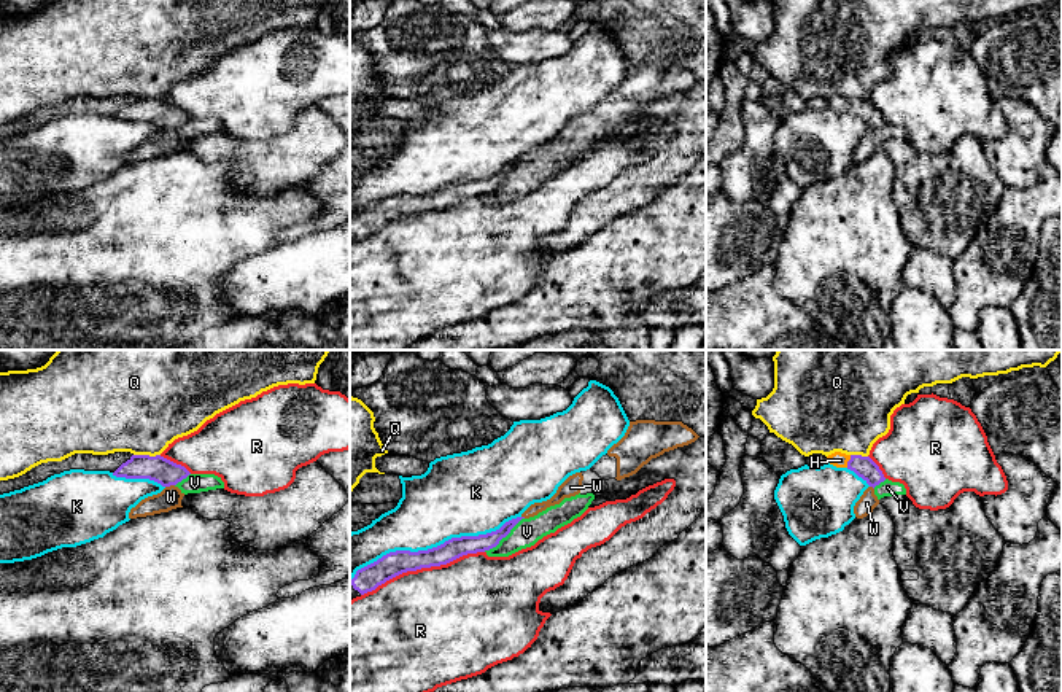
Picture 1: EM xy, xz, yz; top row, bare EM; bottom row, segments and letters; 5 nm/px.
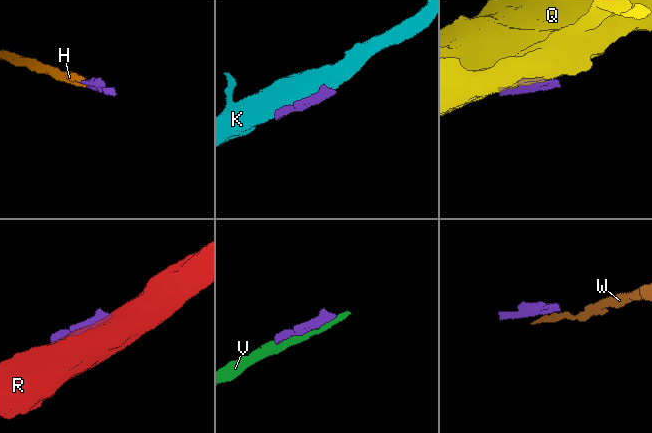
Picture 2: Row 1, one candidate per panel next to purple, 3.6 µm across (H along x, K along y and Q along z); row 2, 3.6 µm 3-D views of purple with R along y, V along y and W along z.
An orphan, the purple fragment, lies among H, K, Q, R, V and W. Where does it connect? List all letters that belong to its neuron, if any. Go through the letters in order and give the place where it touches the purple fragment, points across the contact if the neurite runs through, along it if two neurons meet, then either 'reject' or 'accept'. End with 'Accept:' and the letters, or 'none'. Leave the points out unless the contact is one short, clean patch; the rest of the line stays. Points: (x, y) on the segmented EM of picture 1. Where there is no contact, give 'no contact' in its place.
H: meets purple in yz at (848, 462); runs through yz (864, 466), (848, 462), (840, 460); accept
K: meets purple in xz at (434, 548); reject
Q: meets purple in xy at (147, 455); border along xy (134, 454), (159, 455); reject
R: meets purple in xz at (422, 567); reject
V: meets purple in xz at (503, 536); reject
W: meets purple in xy at (169, 485); border along xy (174, 484), (166, 487); reject
Accept: H

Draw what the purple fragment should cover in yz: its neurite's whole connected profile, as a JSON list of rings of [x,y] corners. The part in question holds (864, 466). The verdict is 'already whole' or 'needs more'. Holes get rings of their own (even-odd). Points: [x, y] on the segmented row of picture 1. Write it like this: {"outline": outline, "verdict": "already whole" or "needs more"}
{"outline": [[[835,452],[827,457],[828,463],[836,468],[847,468],[862,477],[870,487],[876,487],[886,480],[879,466],[870,458],[862,455],[846,455]]], "verdict": "needs more"}

